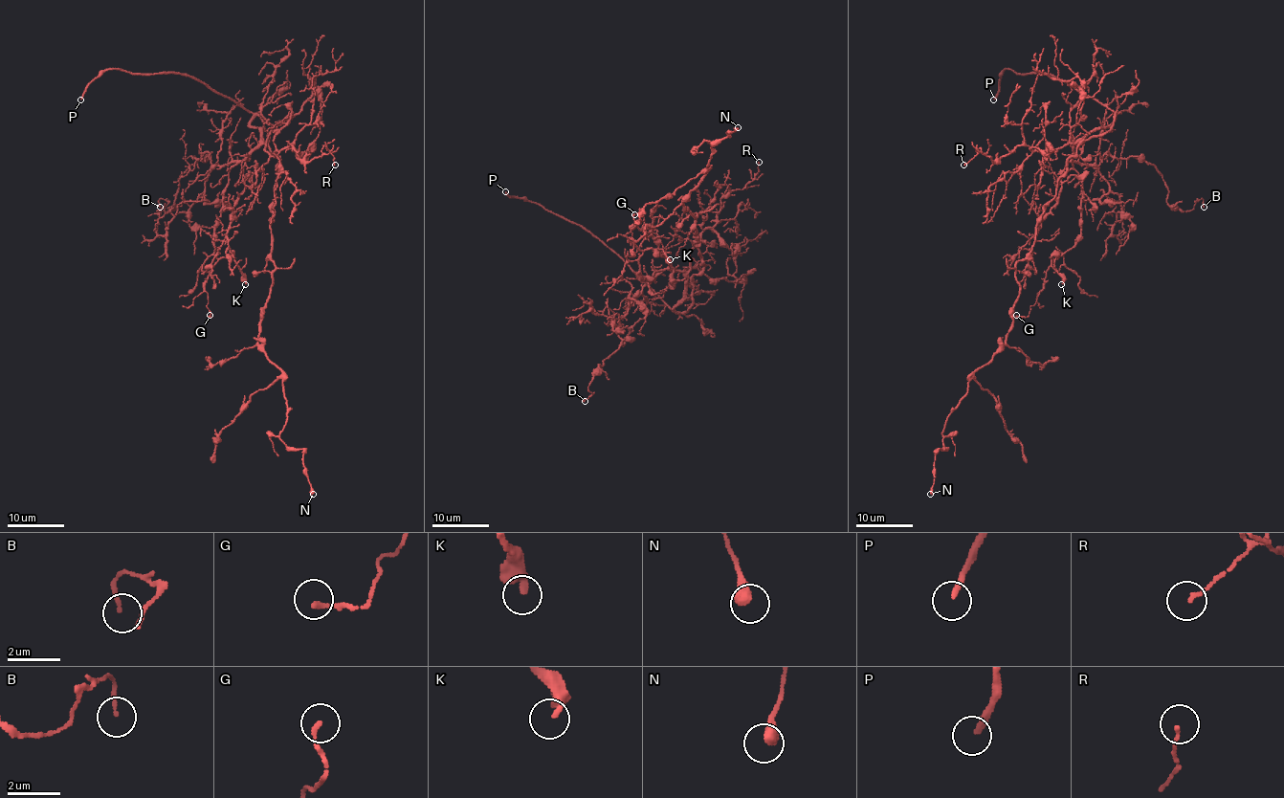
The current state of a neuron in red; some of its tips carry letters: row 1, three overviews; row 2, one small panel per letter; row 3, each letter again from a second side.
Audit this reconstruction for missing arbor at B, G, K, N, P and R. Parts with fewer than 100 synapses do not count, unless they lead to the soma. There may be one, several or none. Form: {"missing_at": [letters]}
{"missing_at": ["P"]}

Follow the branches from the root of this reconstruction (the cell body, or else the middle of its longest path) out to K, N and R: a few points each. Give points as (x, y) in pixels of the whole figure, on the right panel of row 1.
K: (1051, 202), (1078, 142), (1073, 147), (1072, 165), (1081, 179), (1080, 238), (1058, 256), (1051, 258), (1061, 284)
N: (1051, 202), (1031, 250), (1016, 264), (1019, 294), (1007, 343), (974, 373), (948, 415), (930, 494)
R: (1051, 202), (1078, 142), (1064, 144), (1046, 156), (1026, 144), (1018, 144), (993, 161), (980, 152), (963, 165)

